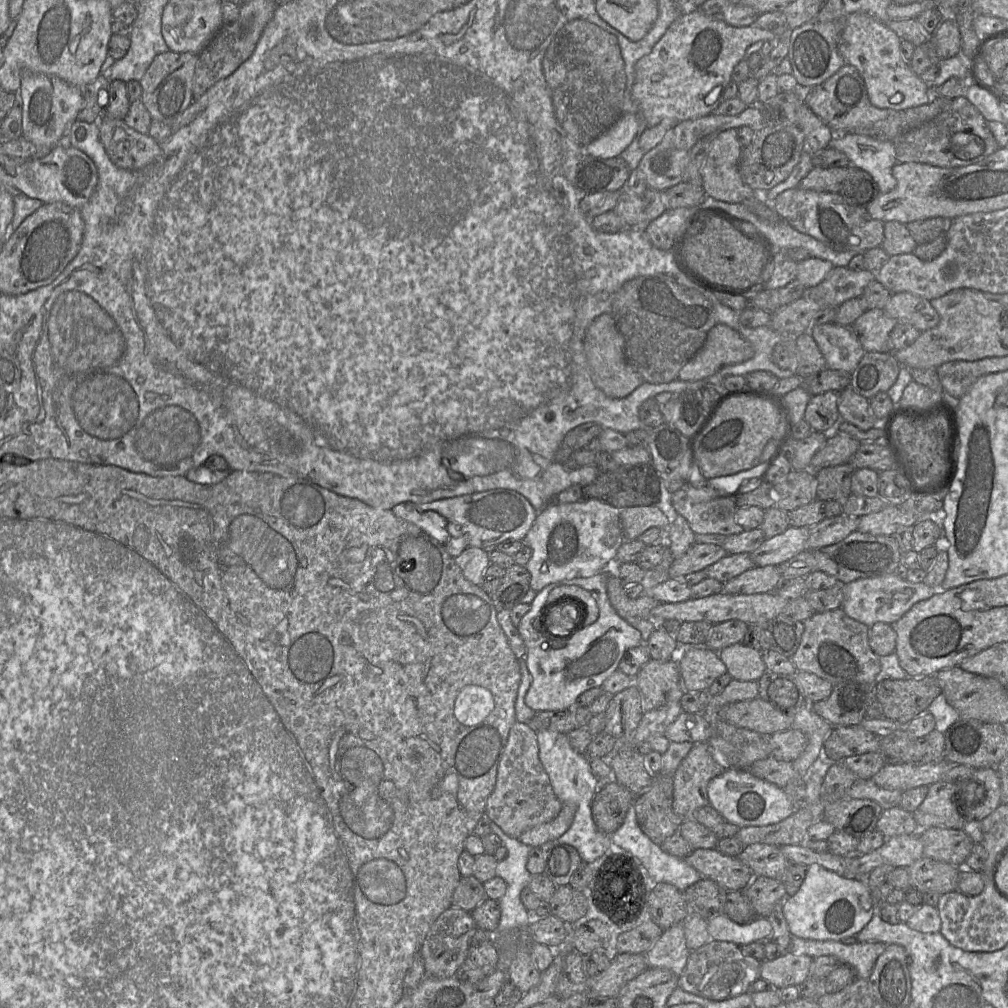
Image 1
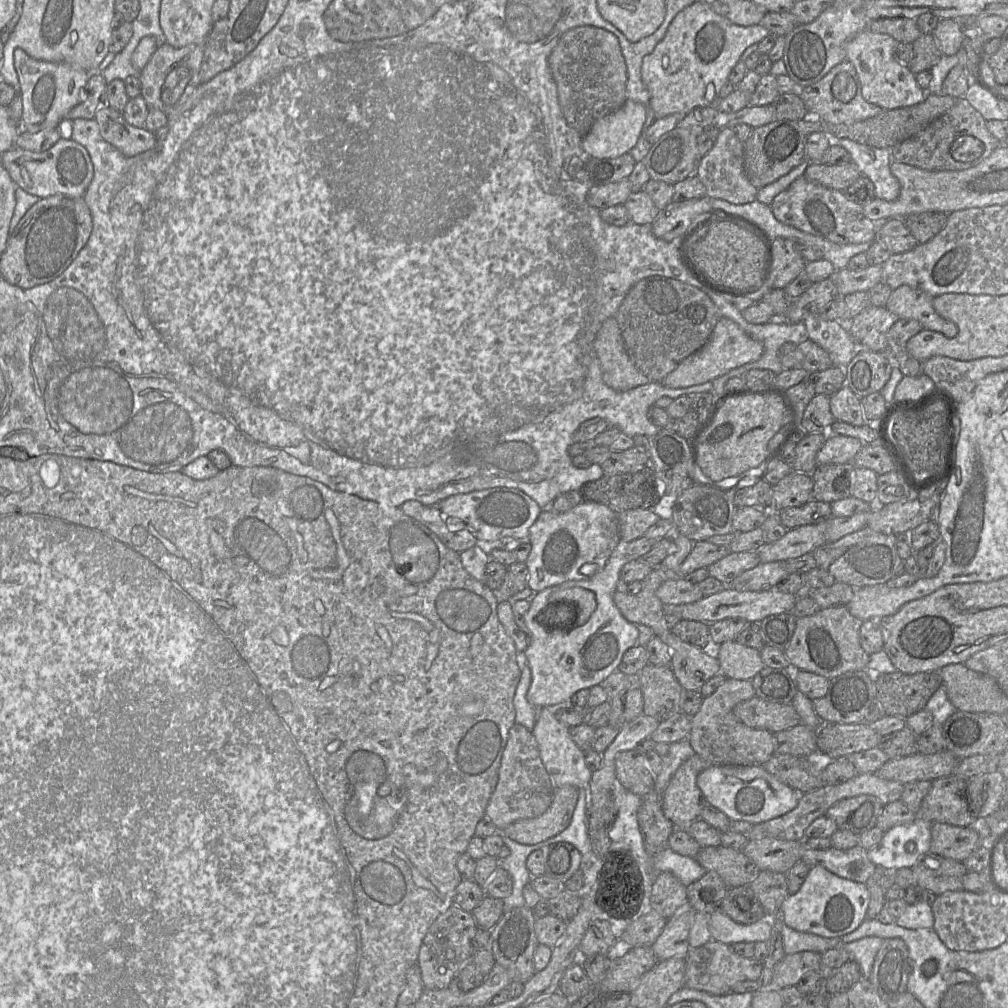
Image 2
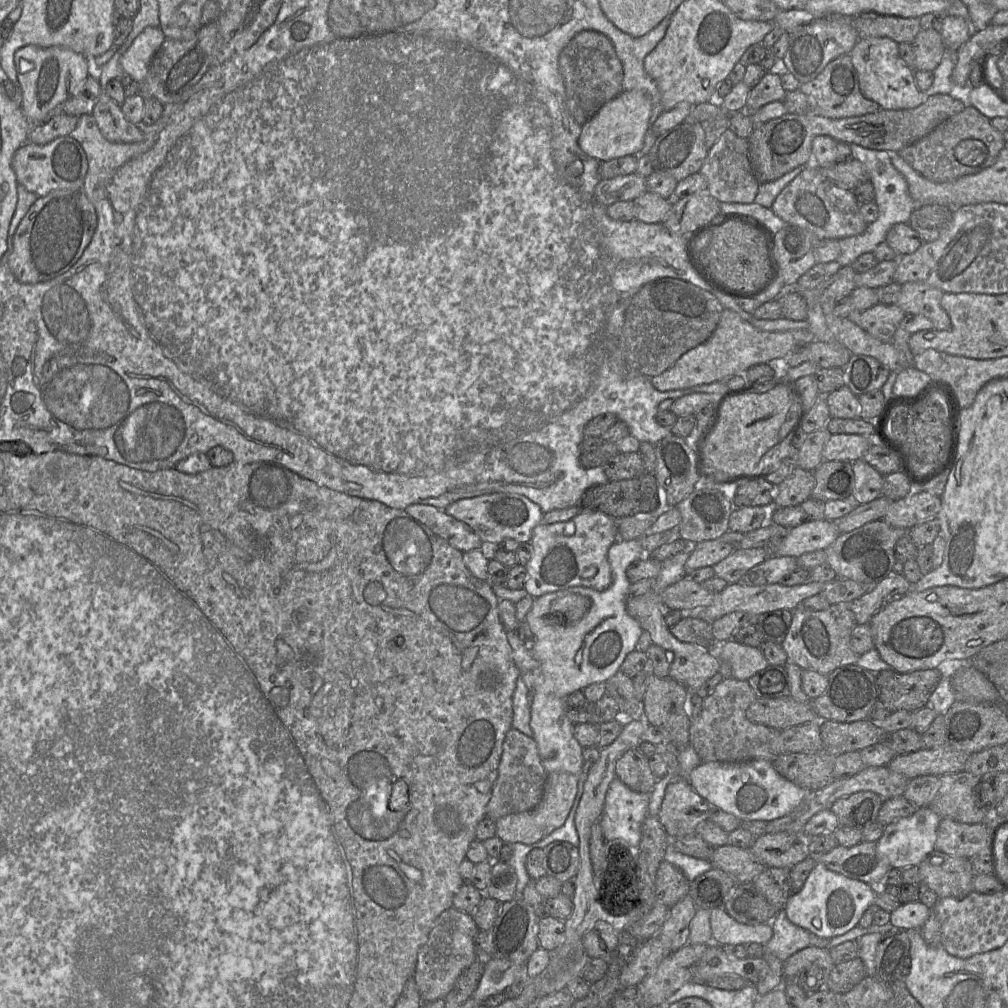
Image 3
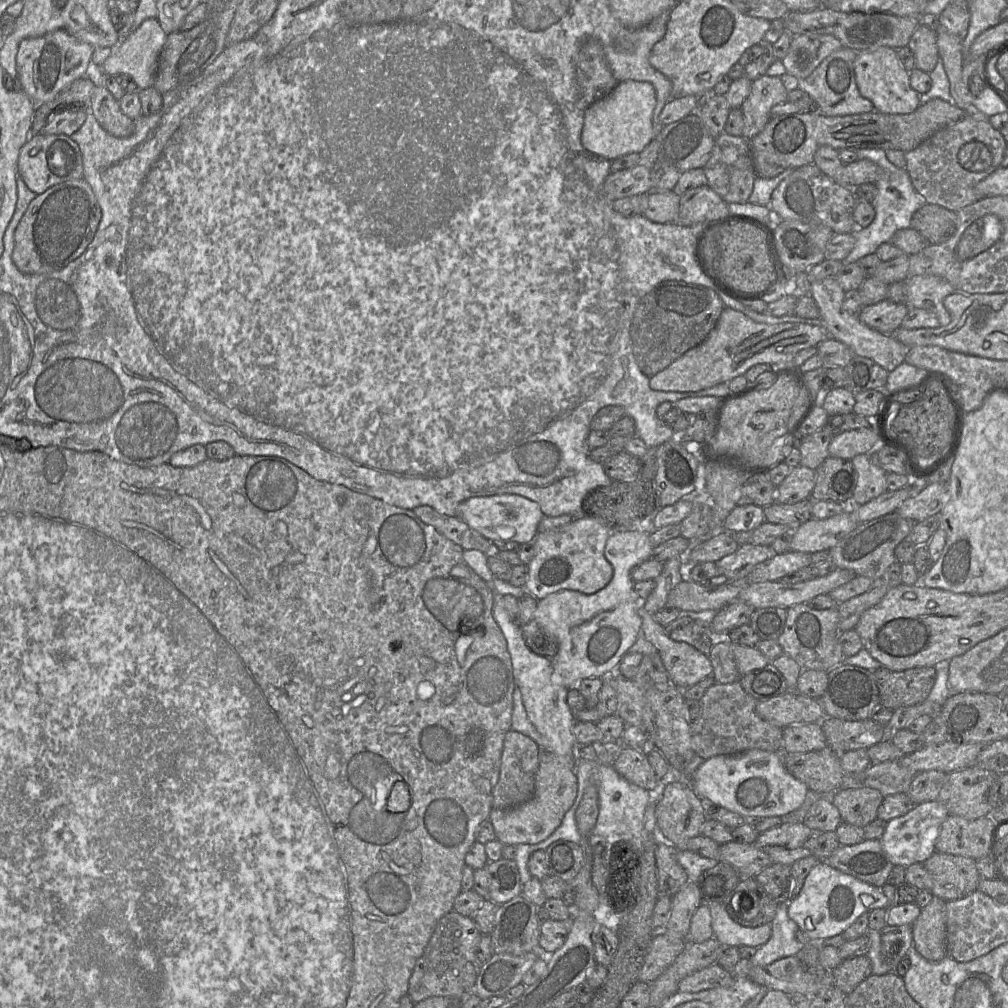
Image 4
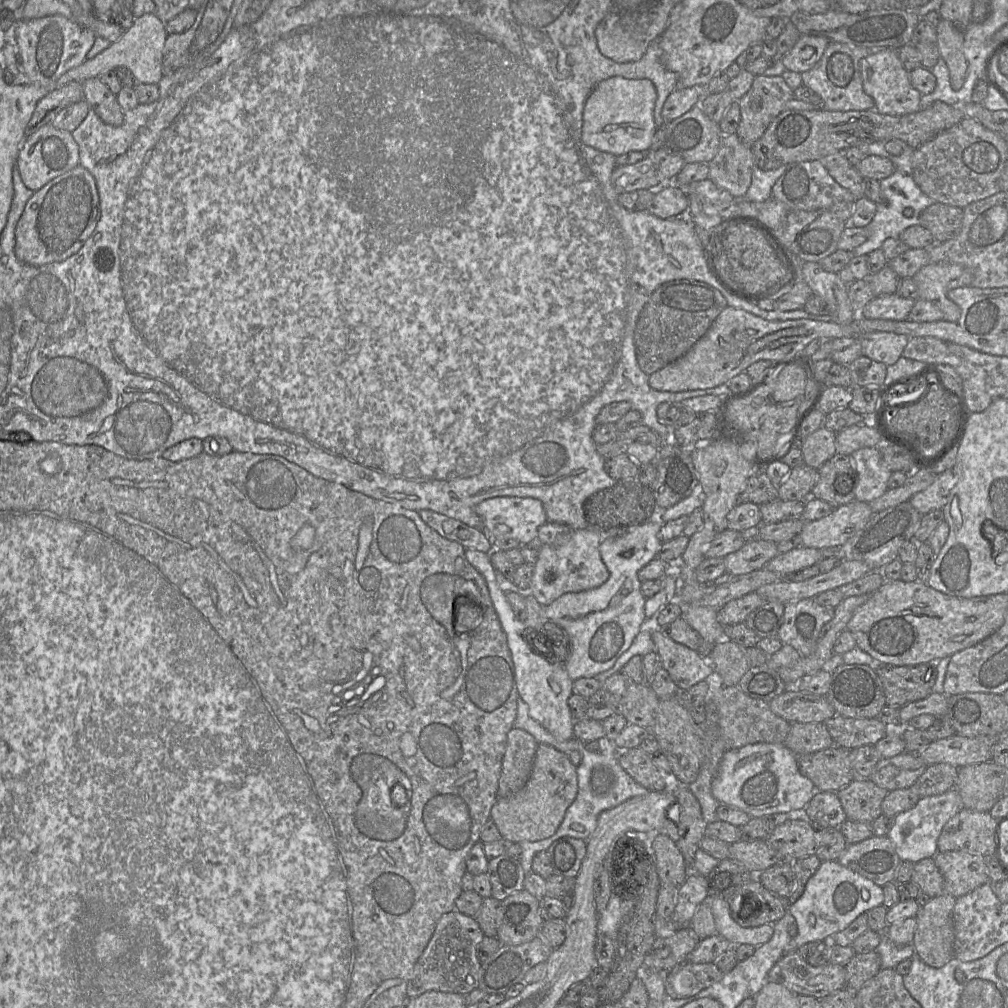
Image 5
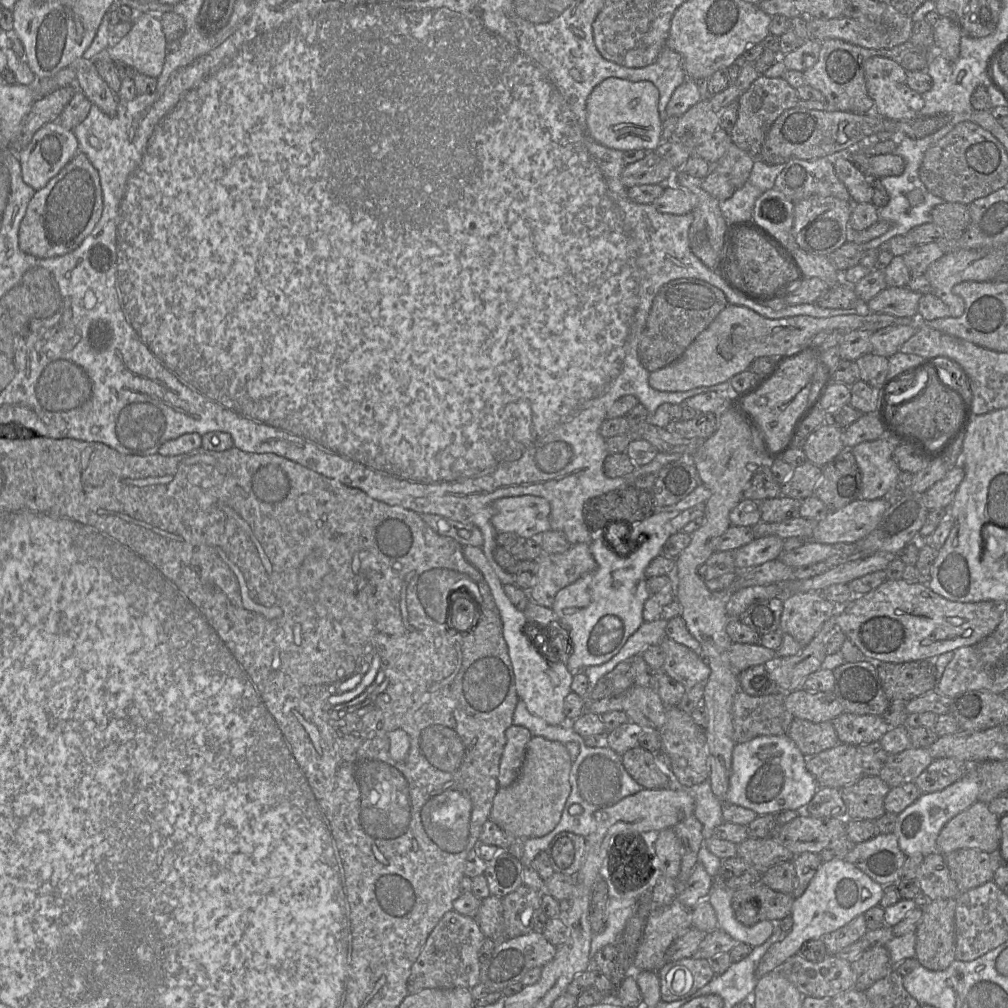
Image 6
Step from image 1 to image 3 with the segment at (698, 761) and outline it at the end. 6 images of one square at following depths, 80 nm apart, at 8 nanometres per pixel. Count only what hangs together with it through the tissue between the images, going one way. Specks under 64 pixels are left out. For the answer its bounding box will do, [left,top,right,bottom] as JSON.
[658,777,711,839]

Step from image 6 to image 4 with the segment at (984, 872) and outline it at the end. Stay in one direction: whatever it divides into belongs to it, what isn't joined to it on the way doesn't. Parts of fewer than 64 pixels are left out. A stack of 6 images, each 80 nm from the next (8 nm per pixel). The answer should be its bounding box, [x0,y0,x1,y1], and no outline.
[923,851,982,901]

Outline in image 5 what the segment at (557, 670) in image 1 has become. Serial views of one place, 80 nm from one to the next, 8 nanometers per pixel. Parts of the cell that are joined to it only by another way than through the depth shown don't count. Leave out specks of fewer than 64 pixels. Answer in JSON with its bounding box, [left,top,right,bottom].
[544,521,662,680]

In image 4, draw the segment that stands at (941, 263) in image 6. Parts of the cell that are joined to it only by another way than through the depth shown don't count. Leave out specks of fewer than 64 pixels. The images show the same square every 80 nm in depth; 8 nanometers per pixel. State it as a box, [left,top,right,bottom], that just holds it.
[906,275,955,326]

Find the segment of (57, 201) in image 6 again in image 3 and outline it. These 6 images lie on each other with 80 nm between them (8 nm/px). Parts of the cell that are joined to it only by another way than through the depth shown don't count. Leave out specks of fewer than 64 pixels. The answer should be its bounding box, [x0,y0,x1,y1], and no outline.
[8,188,97,284]

